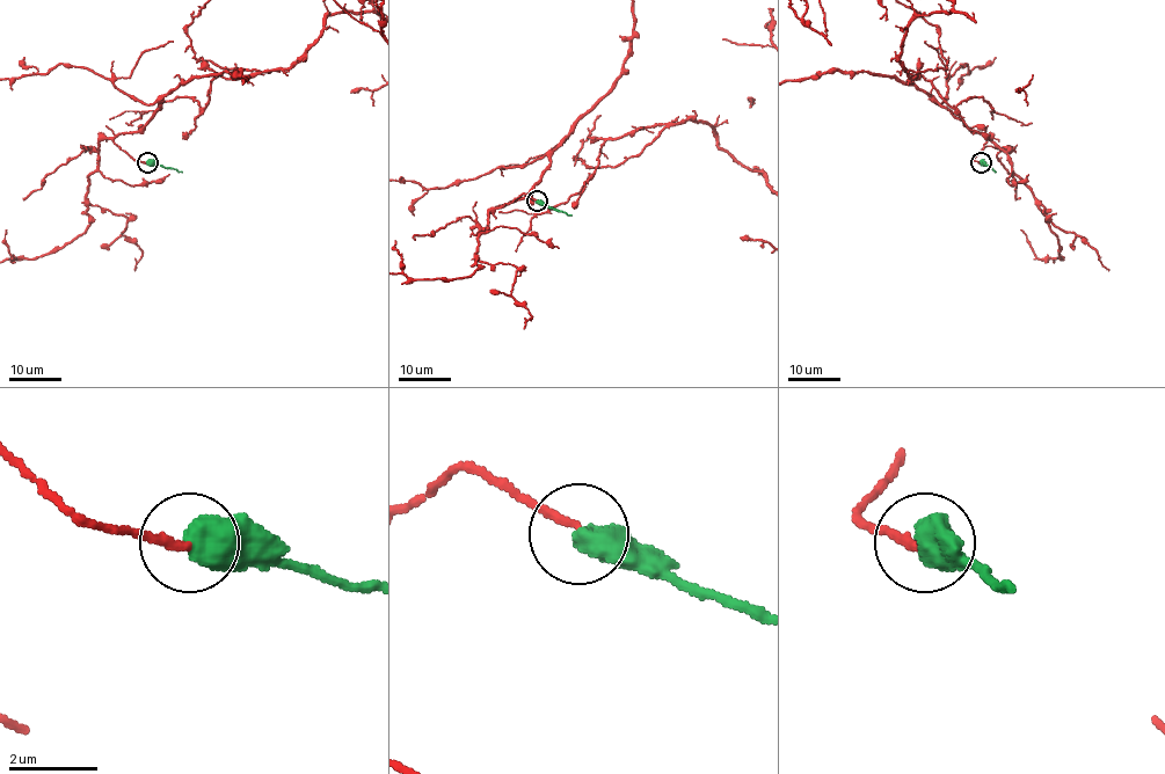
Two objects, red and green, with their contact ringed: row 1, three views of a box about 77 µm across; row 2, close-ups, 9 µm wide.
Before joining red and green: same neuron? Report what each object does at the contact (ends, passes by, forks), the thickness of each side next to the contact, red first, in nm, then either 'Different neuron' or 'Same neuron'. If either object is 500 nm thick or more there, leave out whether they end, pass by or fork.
Thickness 190 nm (red) against 750 nm. Same neuron

